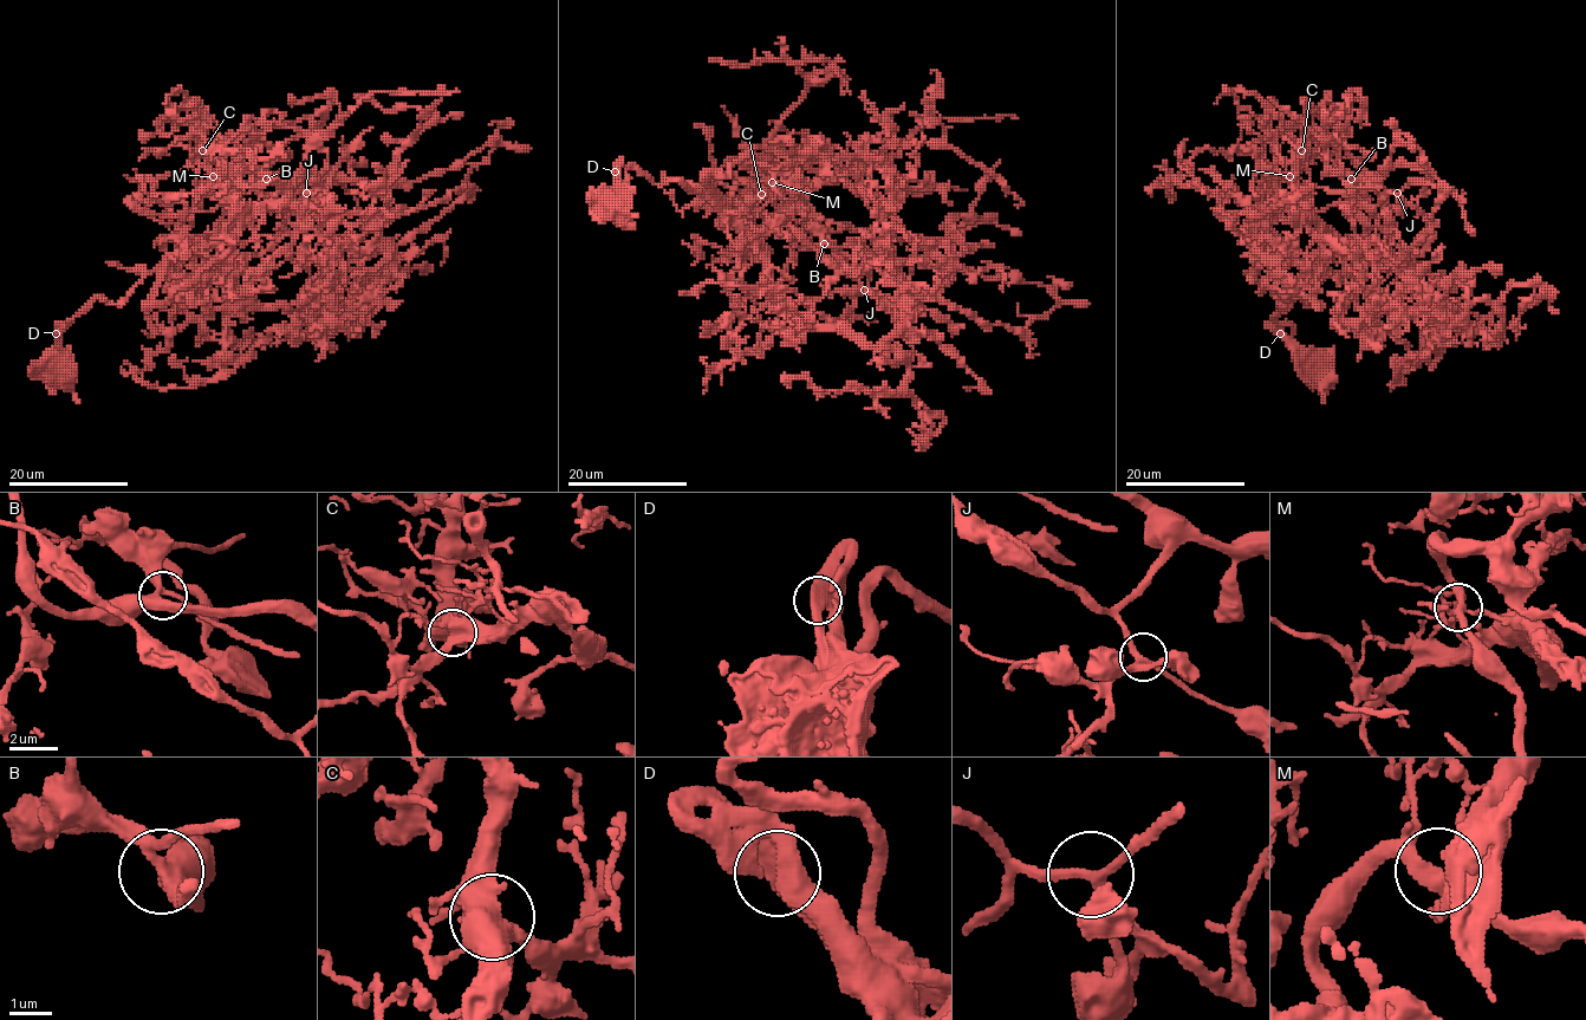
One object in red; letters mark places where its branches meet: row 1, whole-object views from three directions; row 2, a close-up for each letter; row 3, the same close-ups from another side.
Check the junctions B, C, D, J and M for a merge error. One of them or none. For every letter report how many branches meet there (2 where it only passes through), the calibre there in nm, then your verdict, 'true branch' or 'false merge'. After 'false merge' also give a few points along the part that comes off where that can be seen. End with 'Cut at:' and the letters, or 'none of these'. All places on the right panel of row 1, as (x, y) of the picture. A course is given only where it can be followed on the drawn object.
B: branches 4; calibre 400 nm; true branch
C: branches 6; calibre 550 nm; true branch
D: branches 4; calibre 320 nm; true branch
J: branches 4; calibre 220 nm; true branch
M: branches 6; calibre 320 nm; true branch
Cut at: none of these

